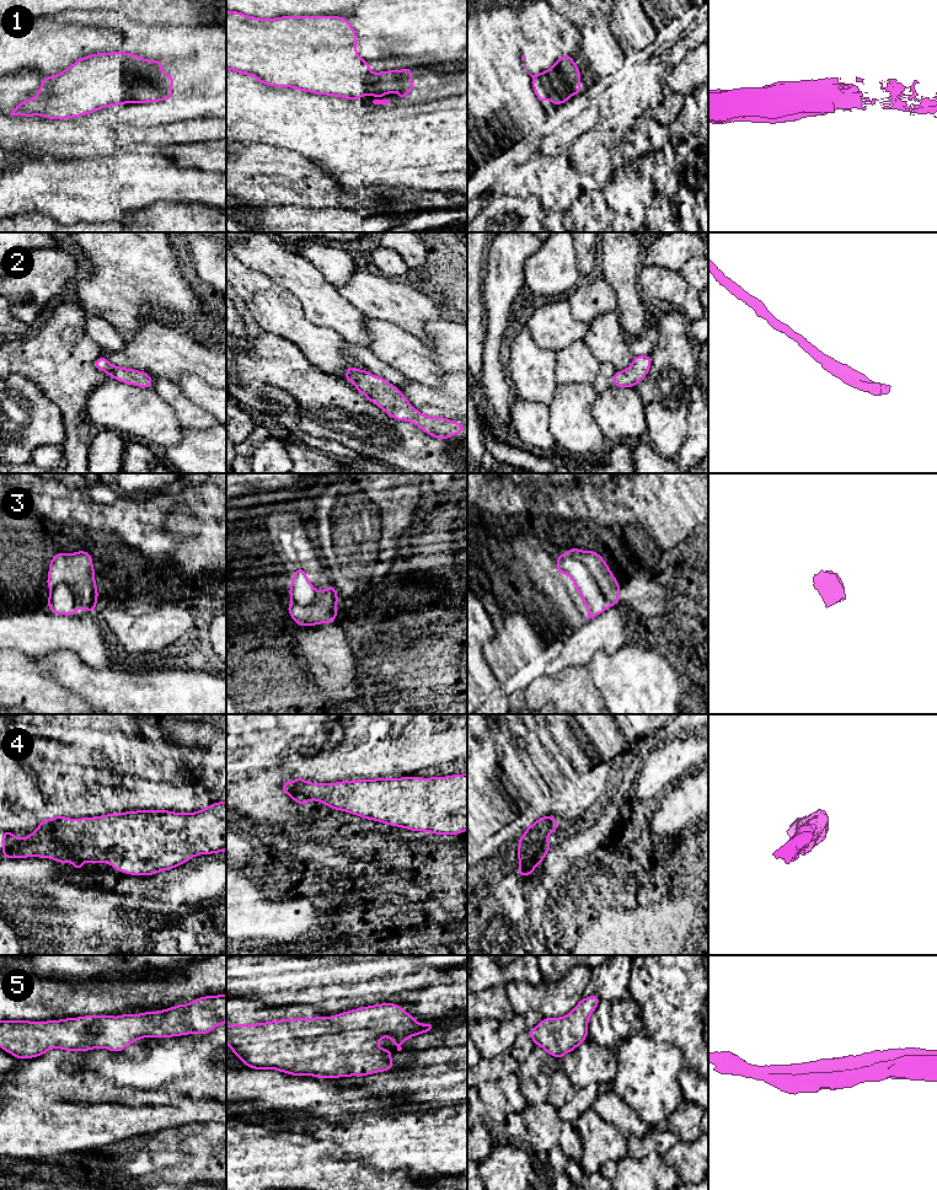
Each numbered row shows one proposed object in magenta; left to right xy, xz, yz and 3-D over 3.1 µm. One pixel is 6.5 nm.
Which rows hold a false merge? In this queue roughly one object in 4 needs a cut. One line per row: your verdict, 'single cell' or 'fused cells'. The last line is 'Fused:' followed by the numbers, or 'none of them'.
1: single cell
2: single cell
3: single cell
4: single cell
5: single cell
Fused: none of them

